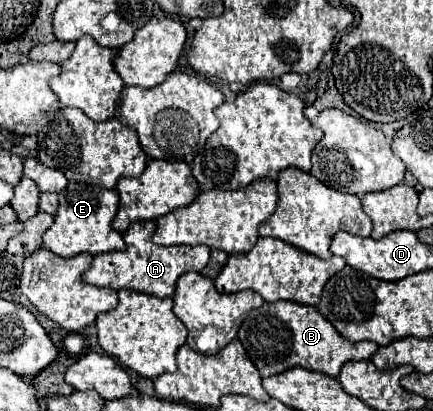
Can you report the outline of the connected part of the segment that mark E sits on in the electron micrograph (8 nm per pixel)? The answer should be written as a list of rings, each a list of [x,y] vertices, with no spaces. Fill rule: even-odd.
[[[72,181],[68,183],[66,189],[58,193],[58,197],[60,197],[60,207],[58,213],[54,215],[54,225],[44,233],[44,247],[48,247],[60,257],[74,257],[84,251],[92,255],[118,251],[126,245],[122,233],[116,233],[112,227],[120,203],[116,189],[102,189]]]

